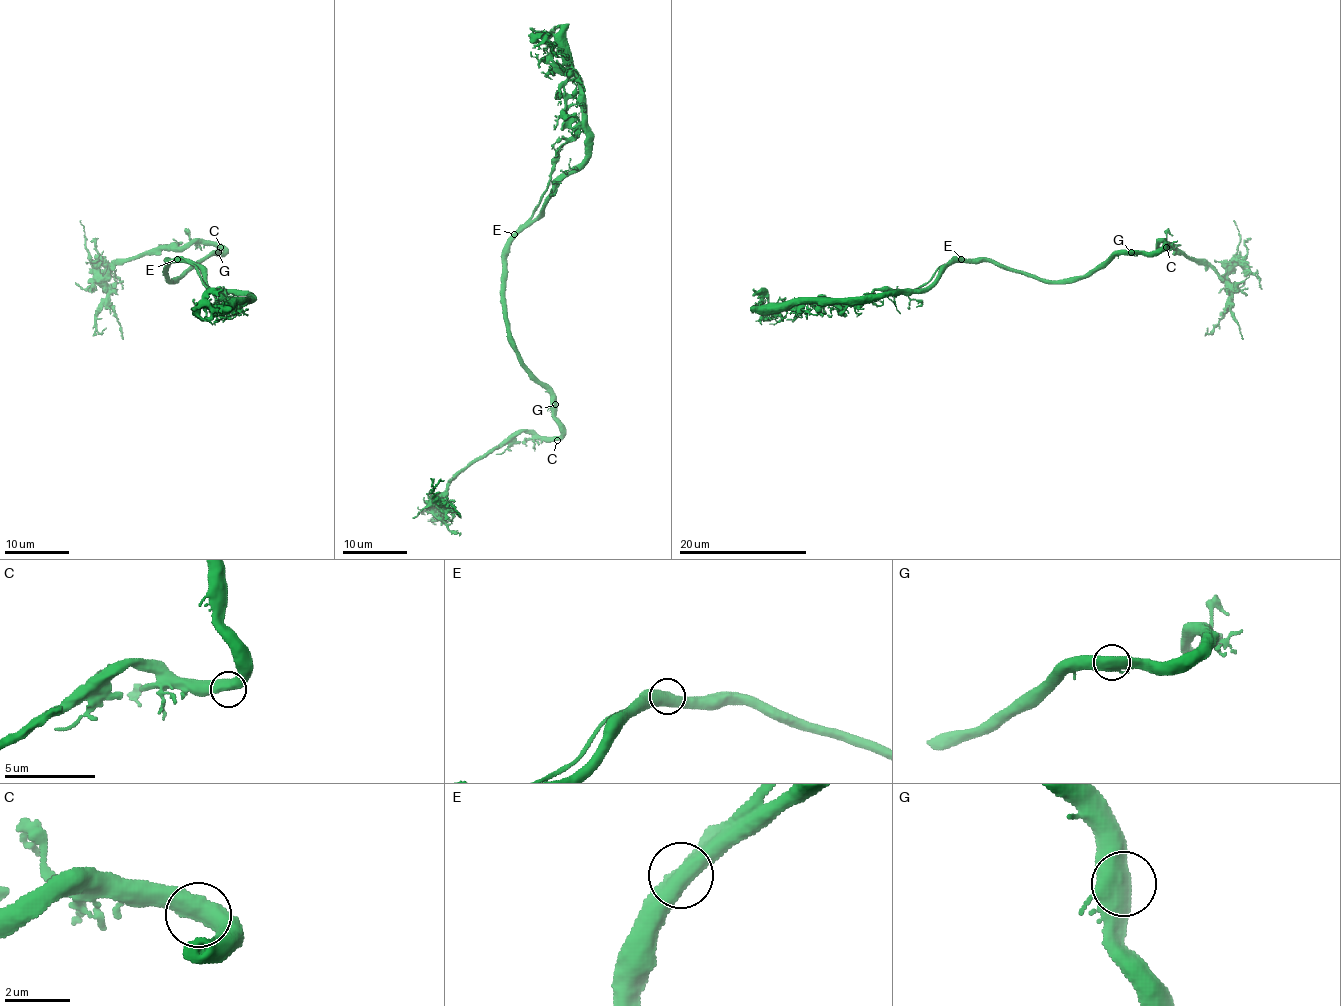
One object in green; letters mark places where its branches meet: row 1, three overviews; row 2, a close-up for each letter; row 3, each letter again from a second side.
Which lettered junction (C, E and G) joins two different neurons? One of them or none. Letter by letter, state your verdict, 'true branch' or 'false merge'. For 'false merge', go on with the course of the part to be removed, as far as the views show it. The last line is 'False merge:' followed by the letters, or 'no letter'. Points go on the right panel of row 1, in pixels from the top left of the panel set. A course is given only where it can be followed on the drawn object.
C: true branch
E: false merge; foreign part runs (961, 258), (947, 261), (911, 290), (875, 290), (862, 303), (777, 308), (753, 289)
G: true branch
False merge: E

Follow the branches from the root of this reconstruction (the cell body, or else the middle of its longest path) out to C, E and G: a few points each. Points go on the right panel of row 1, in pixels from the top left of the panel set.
C: (1052, 281), (1091, 276), (1120, 253), (1157, 253), (1166, 247)
E: (1052, 281), (1009, 271), (990, 261), (964, 261), (961, 258)
G: (1052, 281), (1091, 276), (1117, 255), (1131, 252)

